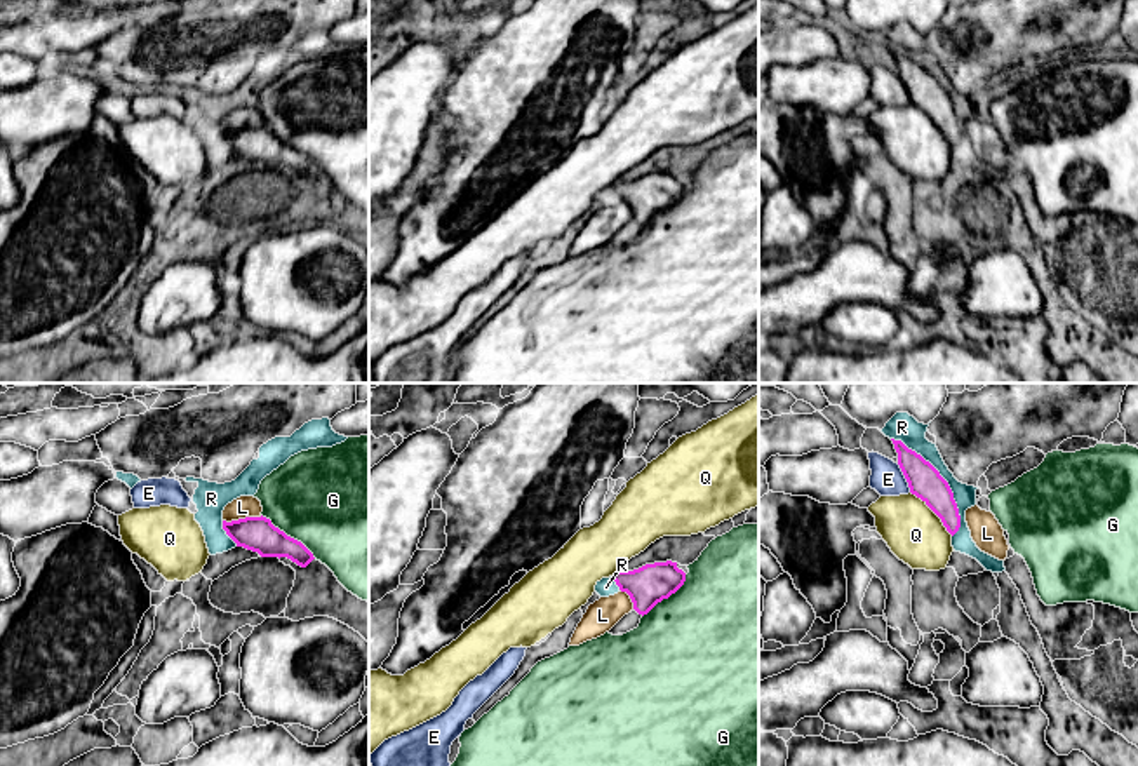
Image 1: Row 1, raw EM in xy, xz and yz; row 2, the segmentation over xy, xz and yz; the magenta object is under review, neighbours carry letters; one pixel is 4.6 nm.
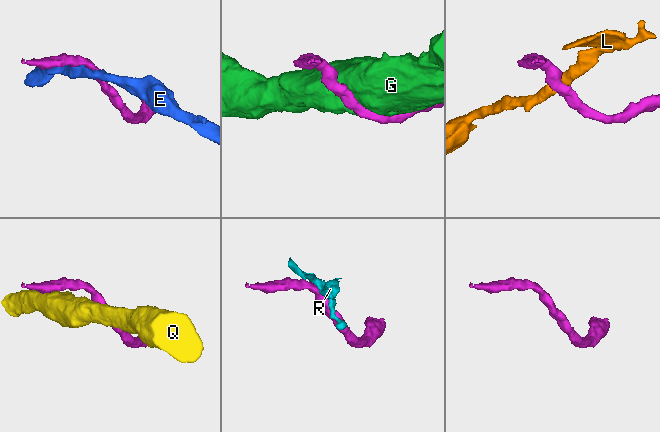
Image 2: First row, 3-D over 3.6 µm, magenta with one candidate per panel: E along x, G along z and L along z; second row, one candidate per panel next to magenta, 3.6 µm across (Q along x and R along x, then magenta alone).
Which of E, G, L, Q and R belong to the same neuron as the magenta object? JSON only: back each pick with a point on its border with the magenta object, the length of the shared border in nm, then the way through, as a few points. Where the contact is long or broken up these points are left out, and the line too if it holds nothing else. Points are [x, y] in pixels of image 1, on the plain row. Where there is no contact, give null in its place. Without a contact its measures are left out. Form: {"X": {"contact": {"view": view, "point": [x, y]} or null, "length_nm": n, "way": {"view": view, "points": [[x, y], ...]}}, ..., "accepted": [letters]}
{"accepted": []}

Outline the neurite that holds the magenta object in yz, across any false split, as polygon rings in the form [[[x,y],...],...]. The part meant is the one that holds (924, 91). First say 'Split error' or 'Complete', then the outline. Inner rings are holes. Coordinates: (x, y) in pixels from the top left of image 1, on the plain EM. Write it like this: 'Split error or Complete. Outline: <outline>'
Complete. Outline: [[[891,50],[910,103],[920,108],[954,146],[961,138],[961,125],[948,92],[920,64],[908,59],[901,50]]]

